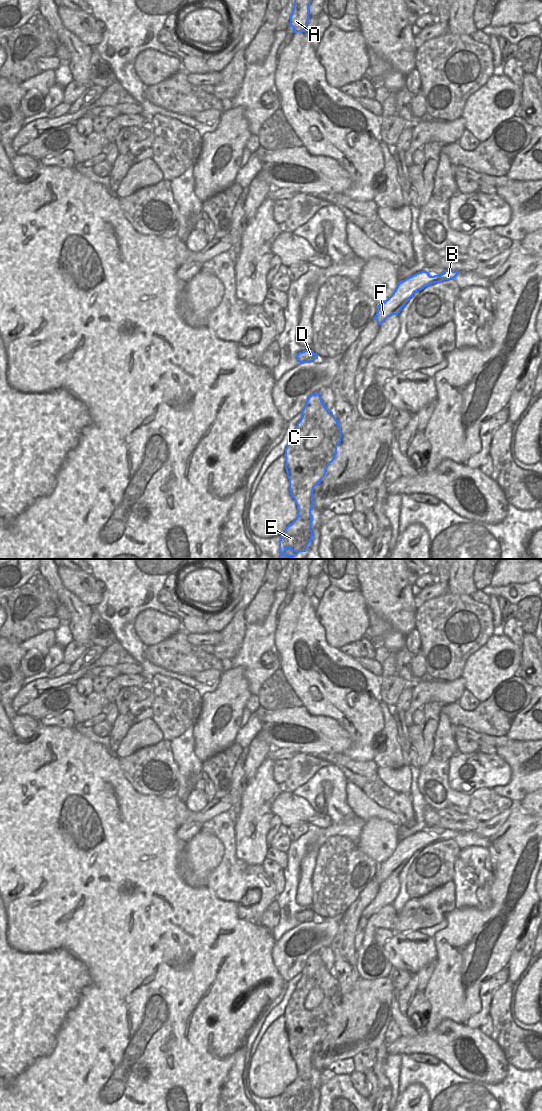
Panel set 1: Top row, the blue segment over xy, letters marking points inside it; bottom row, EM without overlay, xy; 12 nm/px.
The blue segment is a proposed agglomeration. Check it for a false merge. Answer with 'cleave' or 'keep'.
cleave

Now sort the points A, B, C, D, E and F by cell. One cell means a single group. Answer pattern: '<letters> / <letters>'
A D E / B C F

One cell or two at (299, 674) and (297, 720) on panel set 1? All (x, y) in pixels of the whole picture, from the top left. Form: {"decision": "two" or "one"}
{"decision": "two"}

